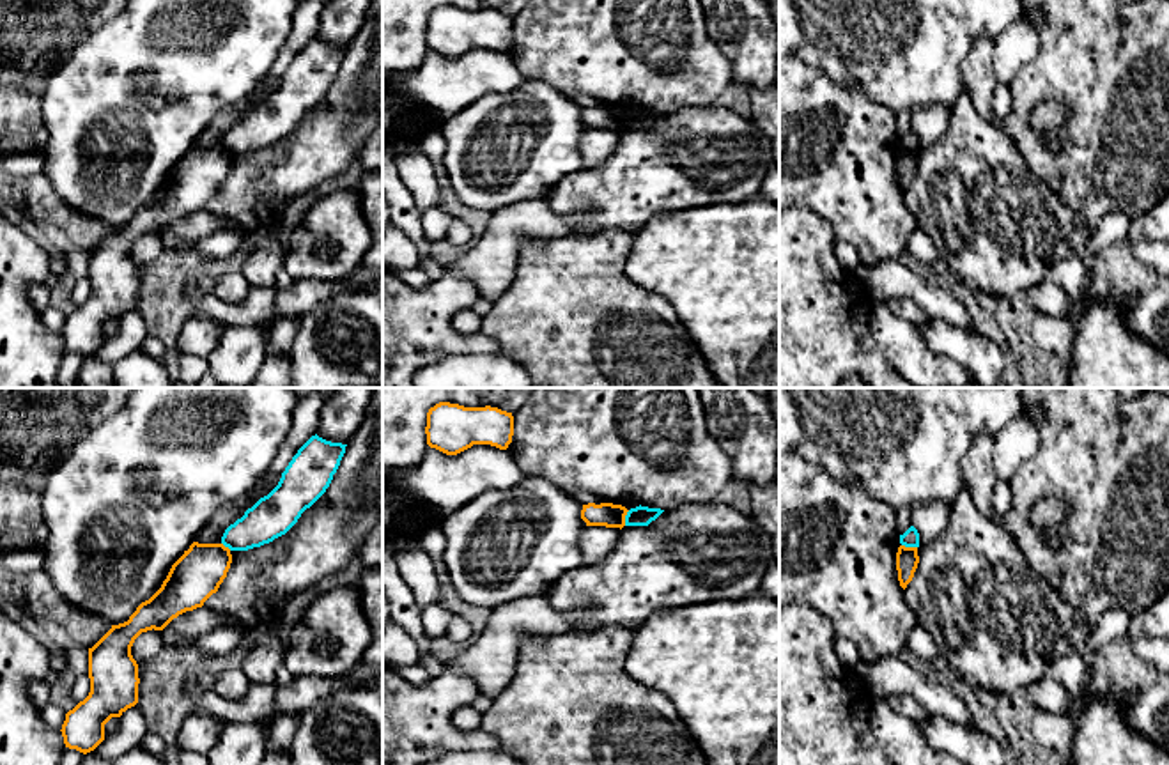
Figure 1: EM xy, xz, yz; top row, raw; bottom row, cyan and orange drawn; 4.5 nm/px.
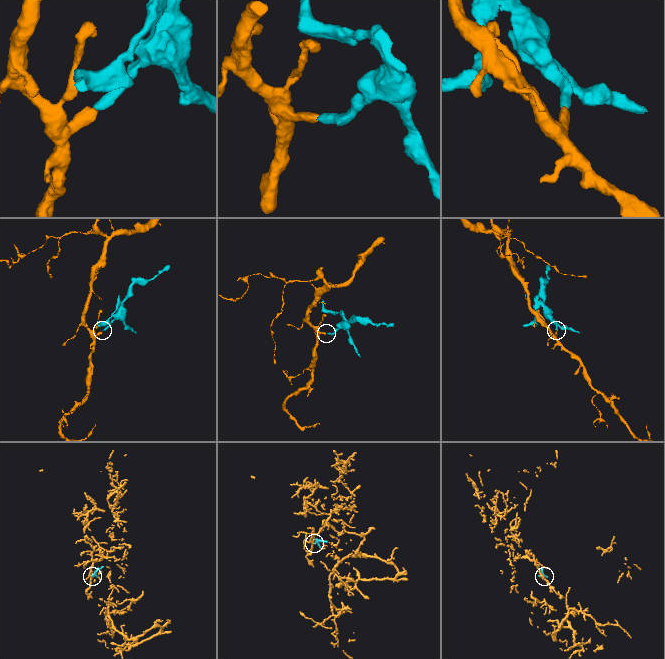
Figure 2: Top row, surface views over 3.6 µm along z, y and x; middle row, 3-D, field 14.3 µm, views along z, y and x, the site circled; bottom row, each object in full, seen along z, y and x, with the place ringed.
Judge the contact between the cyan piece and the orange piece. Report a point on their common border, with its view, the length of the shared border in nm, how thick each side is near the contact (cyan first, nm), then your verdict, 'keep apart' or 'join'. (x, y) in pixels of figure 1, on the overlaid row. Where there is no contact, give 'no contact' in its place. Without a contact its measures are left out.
contact xz (626, 517); length 80 nm; calibres 100 and 110 nm; keep apart

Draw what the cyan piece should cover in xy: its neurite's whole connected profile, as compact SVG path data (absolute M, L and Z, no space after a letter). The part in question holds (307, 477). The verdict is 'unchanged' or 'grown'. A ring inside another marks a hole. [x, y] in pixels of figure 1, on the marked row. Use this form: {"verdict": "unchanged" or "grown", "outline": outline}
{"verdict": "unchanged", "outline": "M312 436L292 457L278 485L225 529L221 544L230 551L248 551L285 535L326 492L345 446Z"}

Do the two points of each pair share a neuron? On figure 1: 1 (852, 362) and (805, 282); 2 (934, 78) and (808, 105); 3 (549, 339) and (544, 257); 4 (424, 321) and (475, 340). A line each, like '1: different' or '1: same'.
1: same
2: different
3: same
4: same

